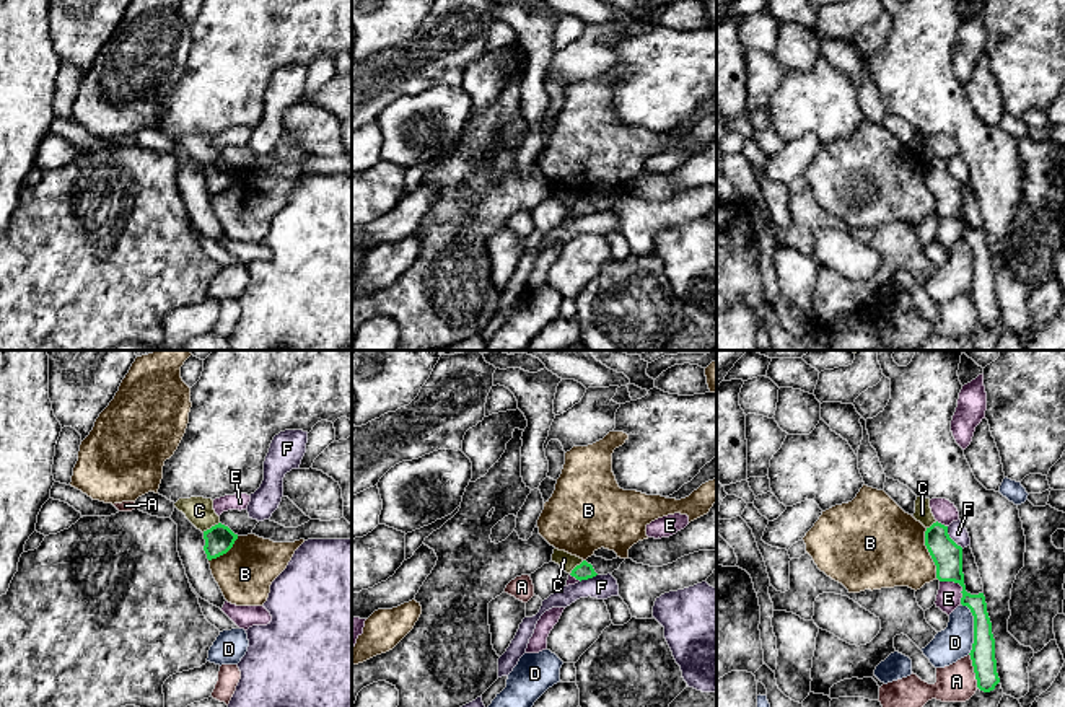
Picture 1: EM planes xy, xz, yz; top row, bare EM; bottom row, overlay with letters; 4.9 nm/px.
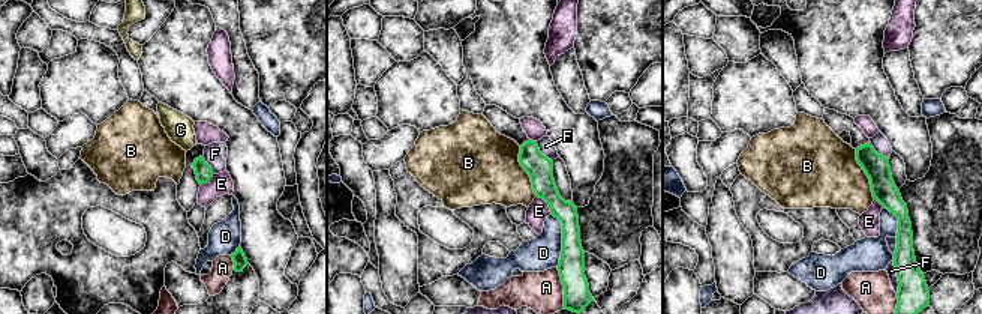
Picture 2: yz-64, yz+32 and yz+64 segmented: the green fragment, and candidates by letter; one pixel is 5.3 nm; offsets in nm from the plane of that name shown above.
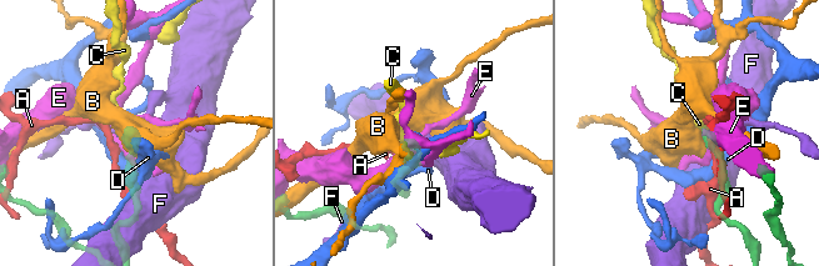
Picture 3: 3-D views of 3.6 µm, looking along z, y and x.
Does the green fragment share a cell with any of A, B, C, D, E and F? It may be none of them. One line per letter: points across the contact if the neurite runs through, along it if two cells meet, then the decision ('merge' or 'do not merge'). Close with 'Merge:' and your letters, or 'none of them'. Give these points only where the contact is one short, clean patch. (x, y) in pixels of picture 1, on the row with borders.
A: do not merge
B: along yz (925, 528), (925, 548), (938, 579) | do not merge
C: along xy (219, 522), (202, 531) | do not merge
D: do not merge
E: do not merge
F: do not merge
Merge: none of them

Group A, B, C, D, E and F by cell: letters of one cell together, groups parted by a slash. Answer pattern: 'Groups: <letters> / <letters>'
Groups: A / B / C / D / E / F

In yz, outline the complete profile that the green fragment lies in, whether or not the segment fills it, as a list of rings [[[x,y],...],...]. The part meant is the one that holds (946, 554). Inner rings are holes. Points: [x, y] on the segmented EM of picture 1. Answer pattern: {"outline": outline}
{"outline": [[[933,523],[925,531],[925,546],[936,565],[940,582],[954,582],[962,586],[961,604],[967,606],[974,616],[974,643],[971,660],[977,679],[977,687],[990,692],[1000,683],[995,660],[995,639],[992,622],[987,613],[984,593],[971,595],[966,591],[962,573],[962,547],[948,534],[948,526]]]}

